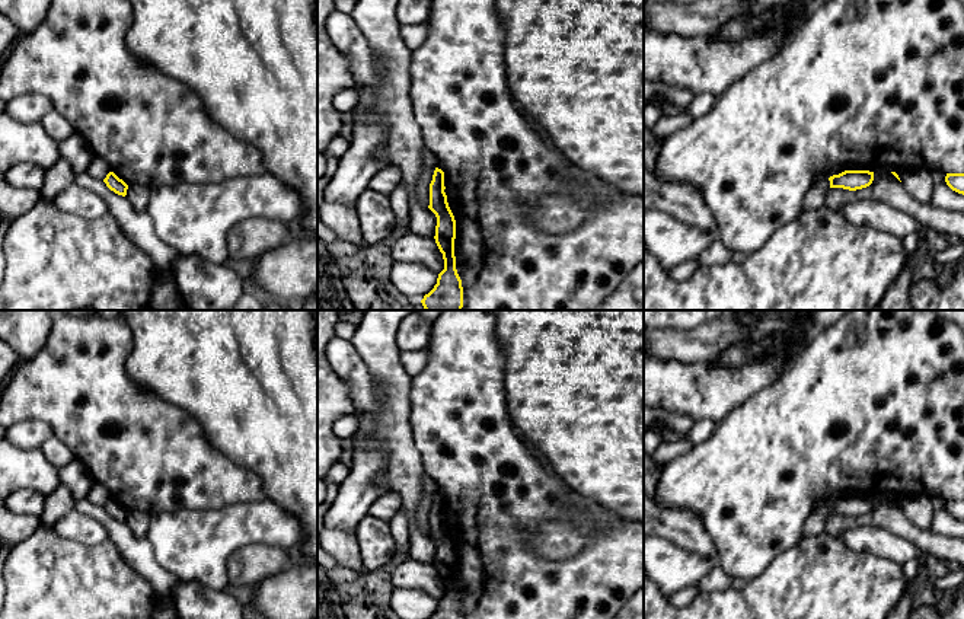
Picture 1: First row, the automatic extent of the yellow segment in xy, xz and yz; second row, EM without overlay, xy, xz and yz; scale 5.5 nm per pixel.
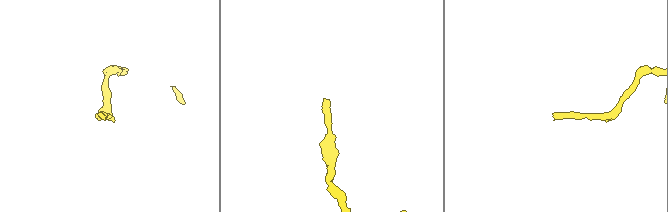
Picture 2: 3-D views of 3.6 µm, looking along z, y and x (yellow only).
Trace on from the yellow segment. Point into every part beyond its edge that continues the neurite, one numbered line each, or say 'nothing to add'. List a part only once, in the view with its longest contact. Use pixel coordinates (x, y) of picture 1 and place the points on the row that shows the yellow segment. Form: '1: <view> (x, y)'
1: yz (816, 195)

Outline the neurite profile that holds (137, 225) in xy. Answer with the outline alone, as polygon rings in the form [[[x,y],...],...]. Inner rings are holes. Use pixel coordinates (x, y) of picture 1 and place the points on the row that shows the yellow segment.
[[[87,172],[76,176],[76,185],[98,194],[103,200],[122,232],[150,256],[159,272],[172,272],[178,252],[156,236],[146,210],[135,210],[127,197],[115,194],[103,179],[96,179]]]

